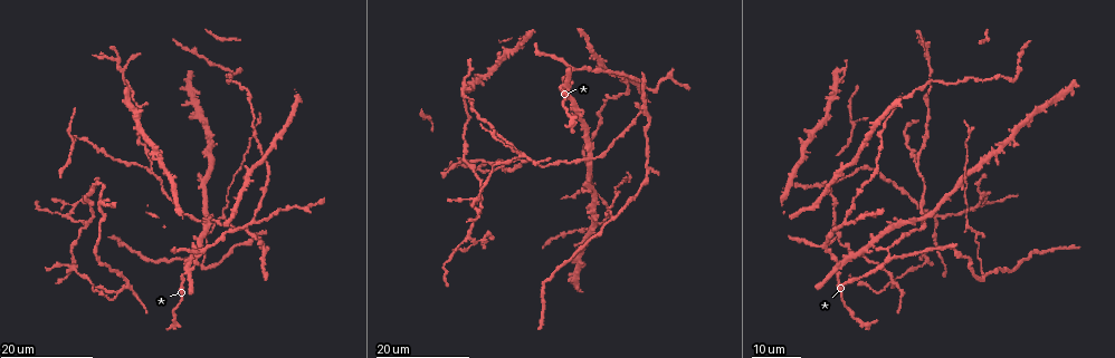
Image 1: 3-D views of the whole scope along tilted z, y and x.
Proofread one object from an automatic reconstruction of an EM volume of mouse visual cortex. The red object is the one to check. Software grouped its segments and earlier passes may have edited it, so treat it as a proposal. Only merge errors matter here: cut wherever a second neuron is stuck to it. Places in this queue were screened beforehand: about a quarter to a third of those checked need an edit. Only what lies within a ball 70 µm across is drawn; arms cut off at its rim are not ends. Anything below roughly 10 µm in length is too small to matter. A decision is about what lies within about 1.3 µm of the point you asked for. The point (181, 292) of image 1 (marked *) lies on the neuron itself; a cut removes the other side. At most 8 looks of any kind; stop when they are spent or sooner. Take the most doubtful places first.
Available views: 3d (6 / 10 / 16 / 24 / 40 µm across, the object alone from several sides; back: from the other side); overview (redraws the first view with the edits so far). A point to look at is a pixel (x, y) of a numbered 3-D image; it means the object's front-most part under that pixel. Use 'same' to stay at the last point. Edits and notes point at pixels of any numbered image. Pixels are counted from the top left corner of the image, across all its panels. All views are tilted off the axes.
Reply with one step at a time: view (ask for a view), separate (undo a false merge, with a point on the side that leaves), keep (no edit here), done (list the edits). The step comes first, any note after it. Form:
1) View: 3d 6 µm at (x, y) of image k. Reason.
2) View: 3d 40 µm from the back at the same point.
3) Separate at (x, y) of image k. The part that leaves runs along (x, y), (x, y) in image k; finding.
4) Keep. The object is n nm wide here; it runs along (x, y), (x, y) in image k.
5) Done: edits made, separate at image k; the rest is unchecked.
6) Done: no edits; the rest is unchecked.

View: 3d 24 µm at (984, 274) of image 1. A fork.

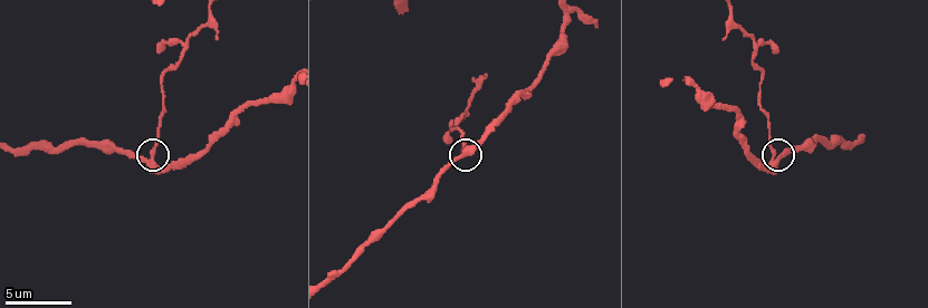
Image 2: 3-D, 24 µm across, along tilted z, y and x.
View: 3d 10 µm at (151, 155) of image 2.

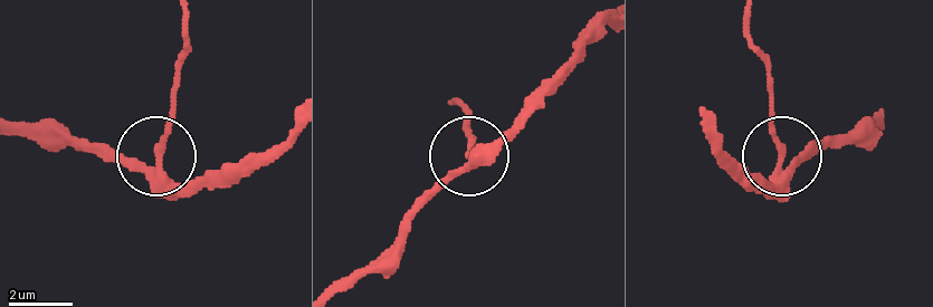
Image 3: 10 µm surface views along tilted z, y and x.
Separate at (170, 133) of image 3. 3 arms meet here; the part that leaves runs along (160, 180), (158, 150), (177, 111), (182, 18) in image 3; two neurons meet here.

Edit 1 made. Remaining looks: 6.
View: 3d 16 µm at (917, 162) of image 1.

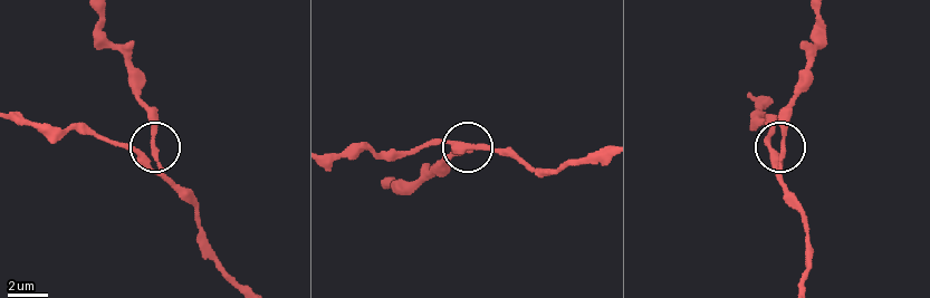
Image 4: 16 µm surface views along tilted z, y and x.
View: 3d 10 µm at (156, 152) of image 4.

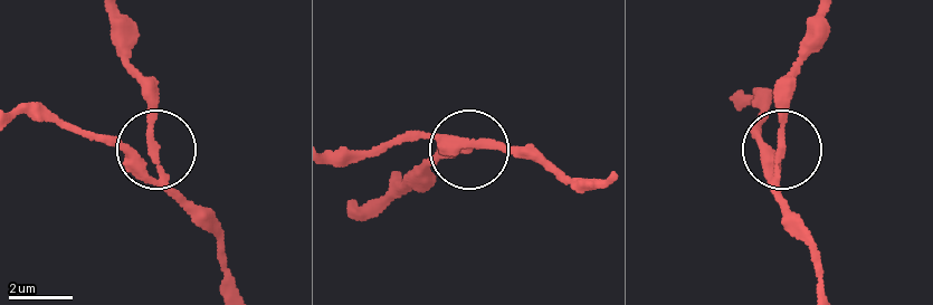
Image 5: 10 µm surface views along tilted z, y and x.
Keep. It runs along (234, 284), (217, 236), (164, 175), (143, 74) in image 5; one neuron here.

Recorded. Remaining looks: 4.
View: 3d 24 µm at (892, 278) of image 1. Three-way junction.

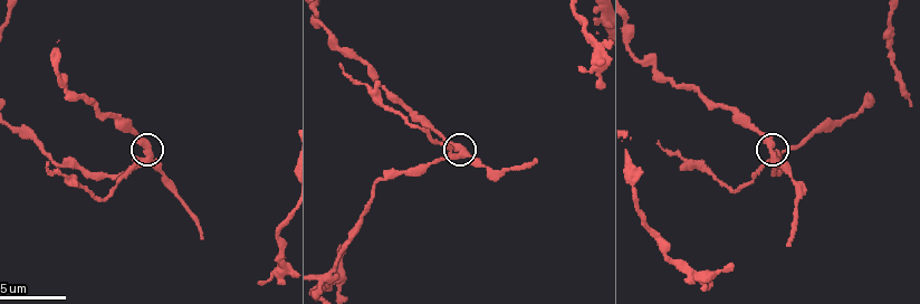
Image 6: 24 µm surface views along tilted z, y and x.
View: 3d 6 µm at (146, 153) of image 6.

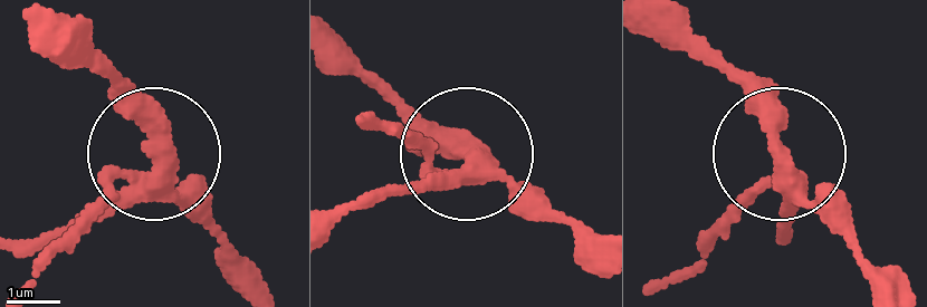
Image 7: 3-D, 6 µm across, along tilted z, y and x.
Keep. 3 arms meet here; one neuron here.

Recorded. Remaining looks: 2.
View: 3d 16 µm at (185, 274) of image 1. A narrow waist.

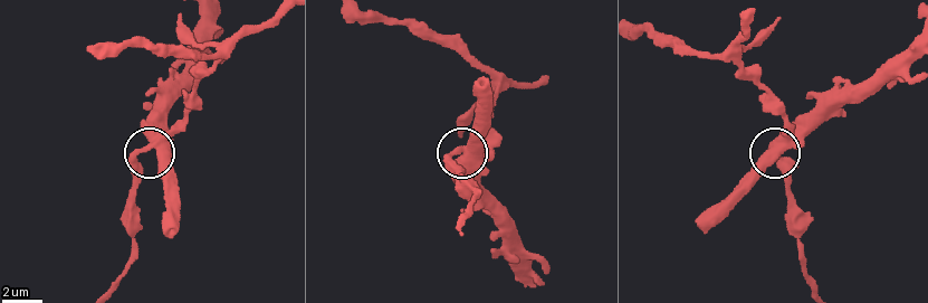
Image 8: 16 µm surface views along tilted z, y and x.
View: 3d 10 µm at (456, 151) of image 8. Zoom in.

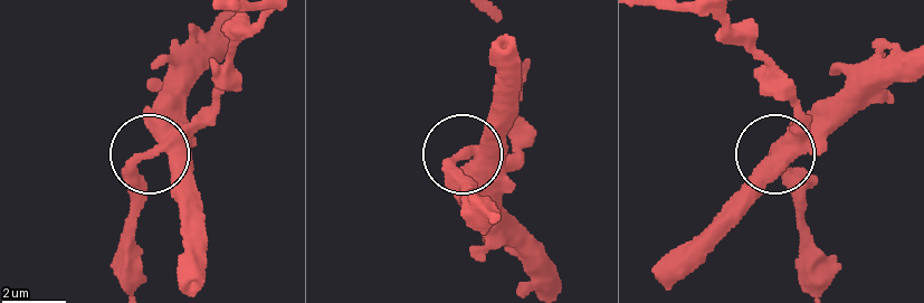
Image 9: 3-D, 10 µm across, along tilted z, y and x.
Keep. It runs along (480, 210), (459, 186), (459, 158), (505, 215) in image 9; continuous, no second neuron.

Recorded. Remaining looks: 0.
Done: edits made, separate at image 3; the rest is unchecked.

